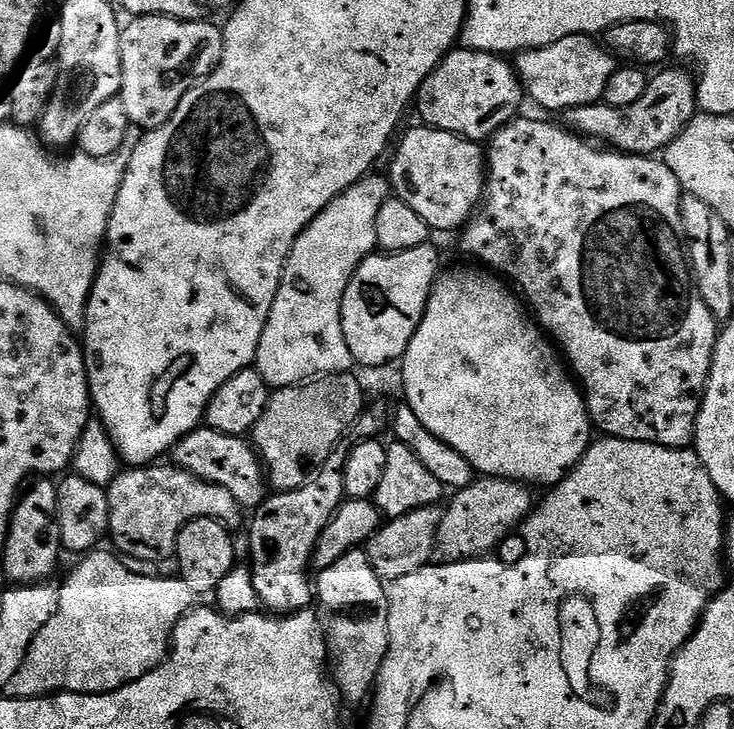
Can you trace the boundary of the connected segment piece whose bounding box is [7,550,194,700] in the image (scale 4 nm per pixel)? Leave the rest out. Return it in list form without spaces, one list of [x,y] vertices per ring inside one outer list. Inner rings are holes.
[[[104,551],[87,553],[81,559],[84,561],[73,570],[68,585],[63,585],[62,606],[58,614],[46,622],[27,664],[18,670],[18,674],[14,674],[14,682],[10,682],[7,690],[9,697],[34,700],[61,692],[80,692],[84,696],[117,692],[119,688],[125,688],[142,679],[147,672],[152,672],[168,655],[177,622],[193,607],[192,587],[179,578],[163,580],[160,576],[131,572],[119,555],[111,556]]]

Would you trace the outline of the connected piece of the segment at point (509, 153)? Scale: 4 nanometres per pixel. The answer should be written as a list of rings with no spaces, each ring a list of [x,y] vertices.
[[[524,119],[511,120],[505,128],[499,128],[487,145],[487,196],[471,223],[459,233],[460,248],[468,256],[477,256],[485,264],[481,264],[485,269],[511,281],[522,293],[523,299],[536,307],[535,319],[566,357],[584,393],[584,401],[588,404],[588,417],[599,431],[600,428],[604,431],[601,433],[605,437],[687,449],[696,439],[696,419],[700,413],[700,404],[704,401],[704,391],[712,369],[718,322],[710,314],[706,302],[702,302],[700,293],[696,291],[680,217],[682,189],[678,178],[674,178],[663,159],[617,154],[607,147],[589,142],[585,137],[576,135],[559,123],[547,124],[544,120]]]

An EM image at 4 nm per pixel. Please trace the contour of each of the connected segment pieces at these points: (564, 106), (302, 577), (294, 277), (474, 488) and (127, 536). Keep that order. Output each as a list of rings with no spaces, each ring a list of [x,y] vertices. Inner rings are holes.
[[[591,35],[567,36],[550,46],[531,48],[515,57],[516,75],[524,86],[527,99],[540,108],[563,114],[570,108],[590,106],[603,101],[606,82],[615,74],[618,60],[603,43]]]
[[[341,446],[335,448],[324,467],[317,472],[315,478],[306,486],[289,492],[276,492],[260,503],[260,507],[251,513],[252,516],[252,564],[250,571],[252,581],[260,595],[260,603],[269,613],[291,614],[307,609],[314,600],[314,580],[308,577],[308,567],[311,569],[316,555],[316,544],[326,526],[344,503],[344,467],[349,449]]]
[[[369,174],[364,179],[359,180],[354,186],[350,186],[338,198],[334,198],[334,202],[330,202],[330,206],[326,206],[326,210],[322,210],[322,214],[318,214],[314,218],[314,222],[310,222],[310,226],[306,226],[306,230],[302,230],[302,234],[294,242],[294,246],[288,255],[288,265],[284,267],[284,277],[280,283],[278,294],[274,298],[274,306],[270,310],[270,318],[264,327],[264,333],[260,339],[260,345],[256,351],[254,367],[257,372],[262,374],[262,378],[273,389],[291,388],[293,384],[302,384],[309,380],[314,380],[329,374],[338,372],[352,372],[354,361],[350,354],[350,346],[346,346],[346,334],[342,334],[342,298],[346,294],[346,286],[352,281],[352,275],[358,270],[358,266],[367,256],[373,255],[377,251],[376,247],[376,223],[378,222],[378,210],[382,206],[382,202],[386,202],[390,198],[390,184],[387,179],[384,180],[377,174]]]
[[[477,478],[470,486],[459,489],[448,508],[443,509],[444,517],[436,539],[435,559],[453,564],[459,560],[474,560],[486,556],[503,545],[514,530],[519,529],[534,511],[533,489],[518,480],[497,480]]]
[[[136,466],[131,470],[121,471],[116,479],[107,485],[110,540],[121,548],[119,551],[125,557],[171,561],[176,554],[178,534],[192,520],[210,518],[232,526],[242,515],[240,503],[236,501],[234,494],[230,494],[230,490],[200,480],[194,473],[183,468],[156,467],[160,466]]]

